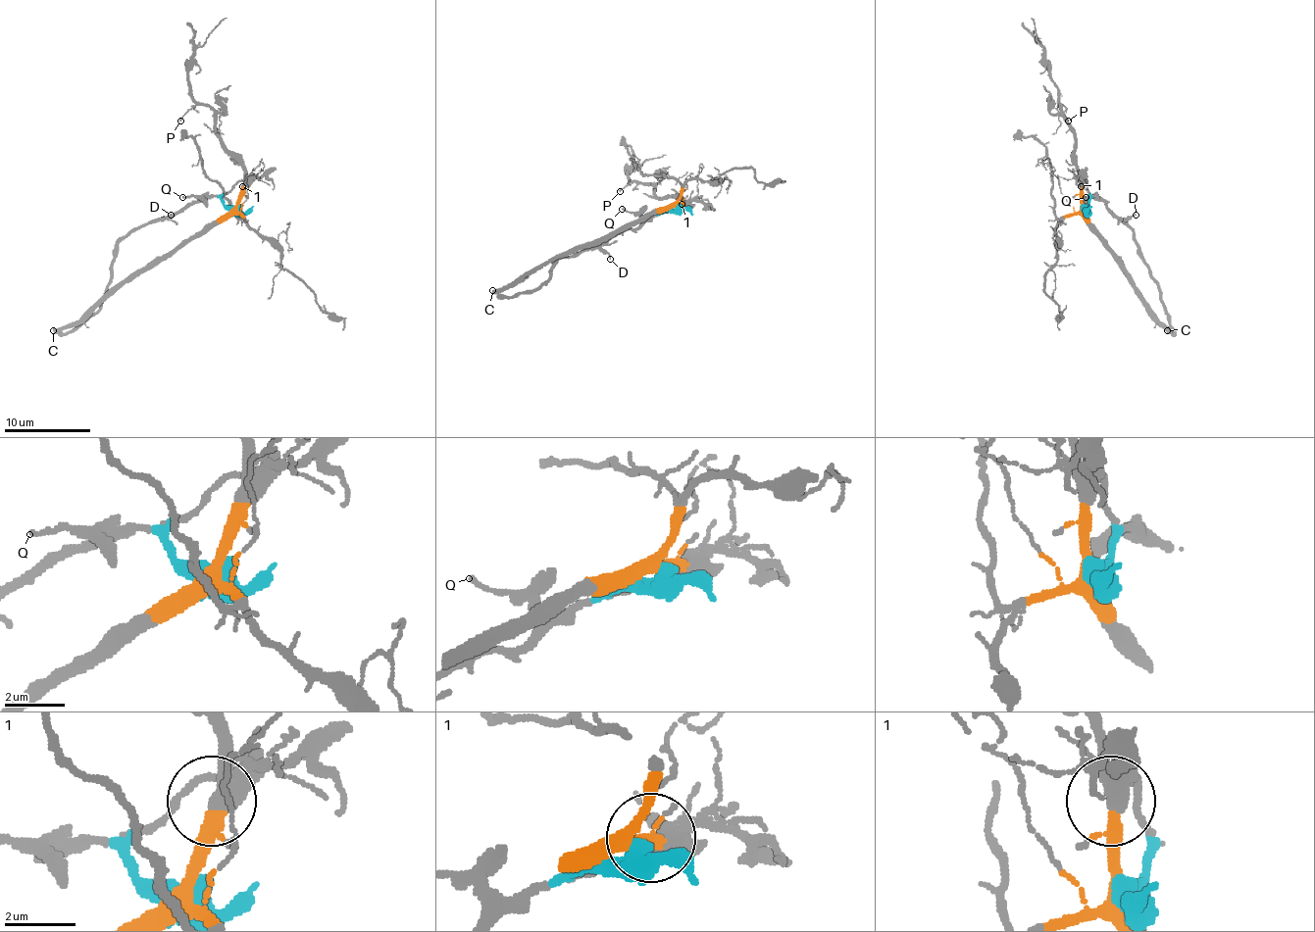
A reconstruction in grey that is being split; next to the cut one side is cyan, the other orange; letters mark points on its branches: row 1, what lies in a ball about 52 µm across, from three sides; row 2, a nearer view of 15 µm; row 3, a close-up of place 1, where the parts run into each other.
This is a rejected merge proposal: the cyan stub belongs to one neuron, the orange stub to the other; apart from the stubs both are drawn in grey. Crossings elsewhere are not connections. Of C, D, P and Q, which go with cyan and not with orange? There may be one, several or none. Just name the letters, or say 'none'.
D, Q

